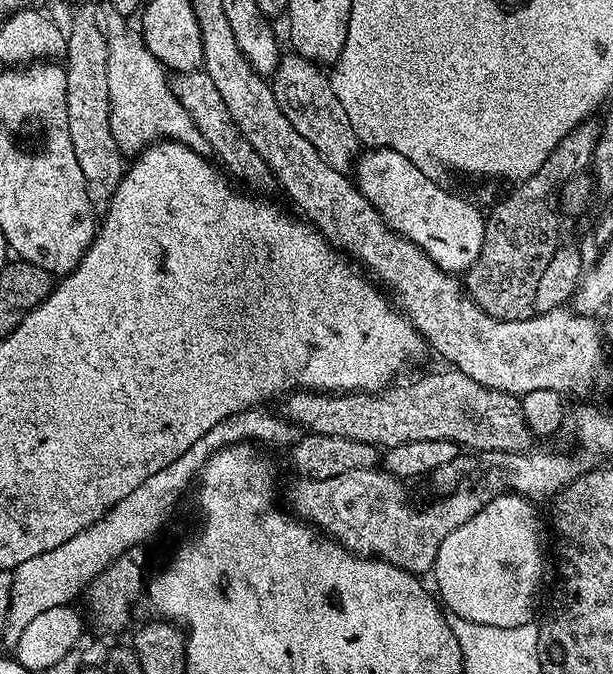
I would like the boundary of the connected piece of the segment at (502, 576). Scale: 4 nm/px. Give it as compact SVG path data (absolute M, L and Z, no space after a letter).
M507 494L501 500L489 499L462 526L458 526L438 546L438 558L431 575L436 576L438 600L453 617L469 620L471 624L523 628L532 616L536 595L544 584L544 540L540 537L540 516L533 501Z

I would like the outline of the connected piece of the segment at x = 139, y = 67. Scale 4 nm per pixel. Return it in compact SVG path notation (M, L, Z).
M115 14L109 15L106 20L106 35L108 37L108 69L106 70L106 86L108 87L108 110L110 120L110 134L120 148L121 153L139 154L145 148L157 142L175 142L187 145L192 150L199 149L202 141L199 130L194 126L190 114L178 102L172 93L172 85L166 75L164 65L158 63L154 56L148 52L139 35L128 33L129 21L125 17Z

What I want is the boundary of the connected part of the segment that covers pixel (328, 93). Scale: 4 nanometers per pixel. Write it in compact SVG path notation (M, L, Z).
M303 58L291 59L281 59L275 72L271 73L270 83L274 98L282 114L293 124L294 130L298 130L298 134L302 134L302 137L310 142L317 154L327 157L331 144L355 141L356 135L346 118L346 110L342 110L342 102L338 102L334 94L331 79L325 73L323 76L313 61Z

